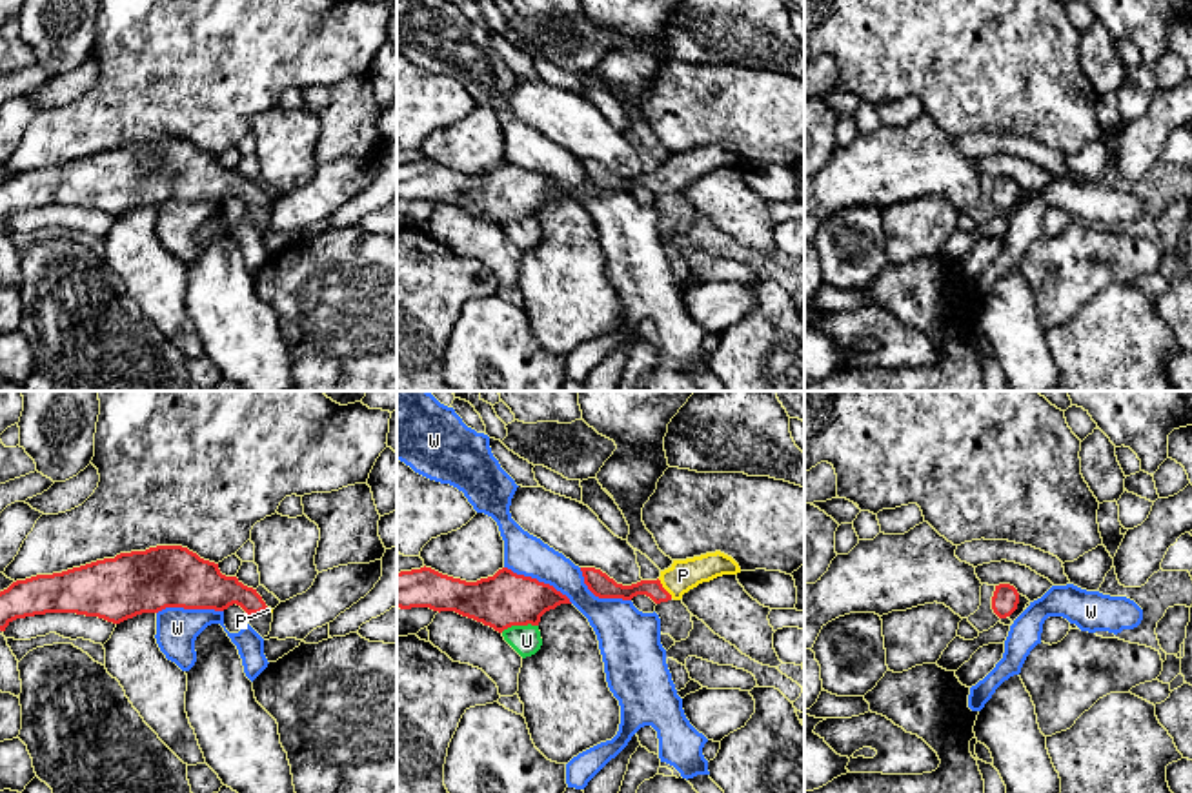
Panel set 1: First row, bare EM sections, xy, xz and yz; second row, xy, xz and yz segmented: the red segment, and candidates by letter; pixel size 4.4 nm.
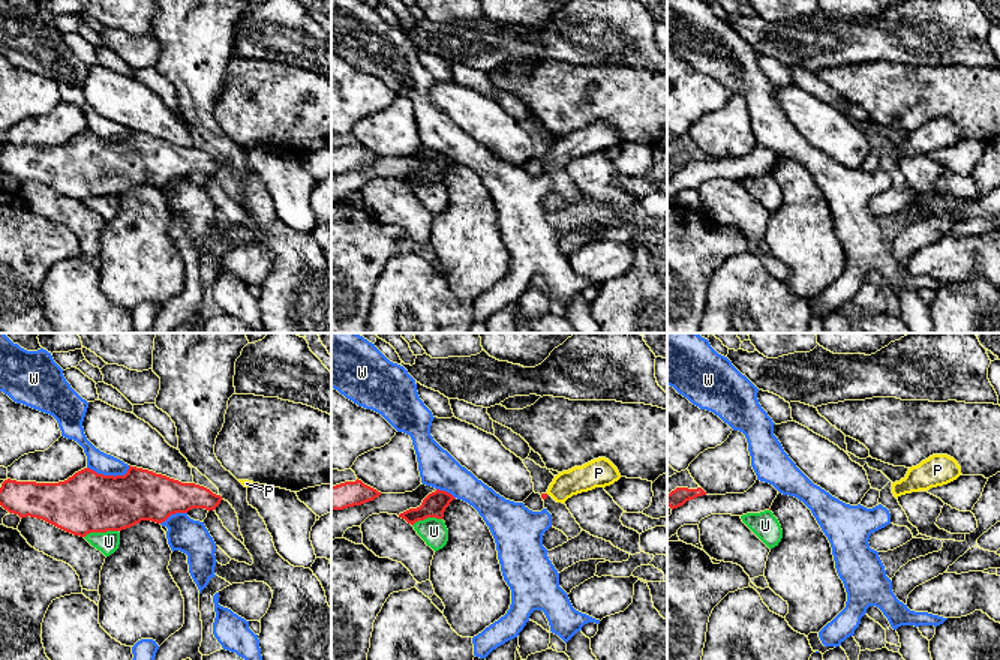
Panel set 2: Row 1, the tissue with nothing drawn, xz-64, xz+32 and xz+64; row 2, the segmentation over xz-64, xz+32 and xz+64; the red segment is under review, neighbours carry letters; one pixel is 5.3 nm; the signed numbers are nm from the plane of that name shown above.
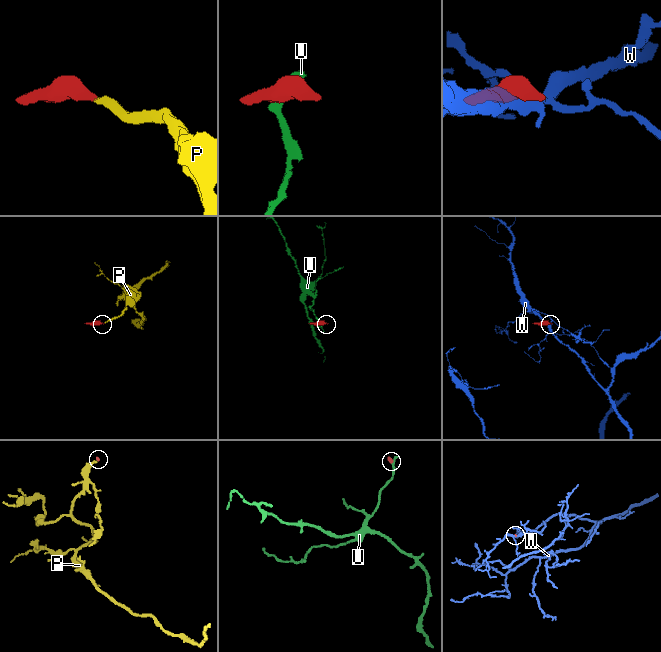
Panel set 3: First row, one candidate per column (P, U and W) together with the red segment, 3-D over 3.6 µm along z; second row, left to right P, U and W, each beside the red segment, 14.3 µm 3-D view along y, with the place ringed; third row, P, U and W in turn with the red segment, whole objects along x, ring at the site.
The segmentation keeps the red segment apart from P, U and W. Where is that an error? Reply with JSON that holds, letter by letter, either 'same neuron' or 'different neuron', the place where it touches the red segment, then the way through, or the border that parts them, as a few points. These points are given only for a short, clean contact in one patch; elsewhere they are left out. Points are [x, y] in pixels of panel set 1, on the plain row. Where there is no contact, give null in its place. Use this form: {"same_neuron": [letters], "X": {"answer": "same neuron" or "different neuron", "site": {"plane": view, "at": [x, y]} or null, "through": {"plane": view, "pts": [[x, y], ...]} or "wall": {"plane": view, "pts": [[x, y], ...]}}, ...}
{"same_neuron": ["P"], "P": {"answer": "same neuron", "site": {"plane": "xz", "at": [663, 180]}, "through": {"plane": "xz", "pts": [[606, 180], [663, 180], [683, 168]]}}, "U": {"answer": "different neuron", "site": {"plane": "xz", "at": [519, 217]}, "wall": {"plane": "xz", "pts": [[537, 217], [512, 217], [501, 224]]}}, "W": {"answer": "different neuron", "site": {"plane": "xz", "at": [537, 173]}}}

